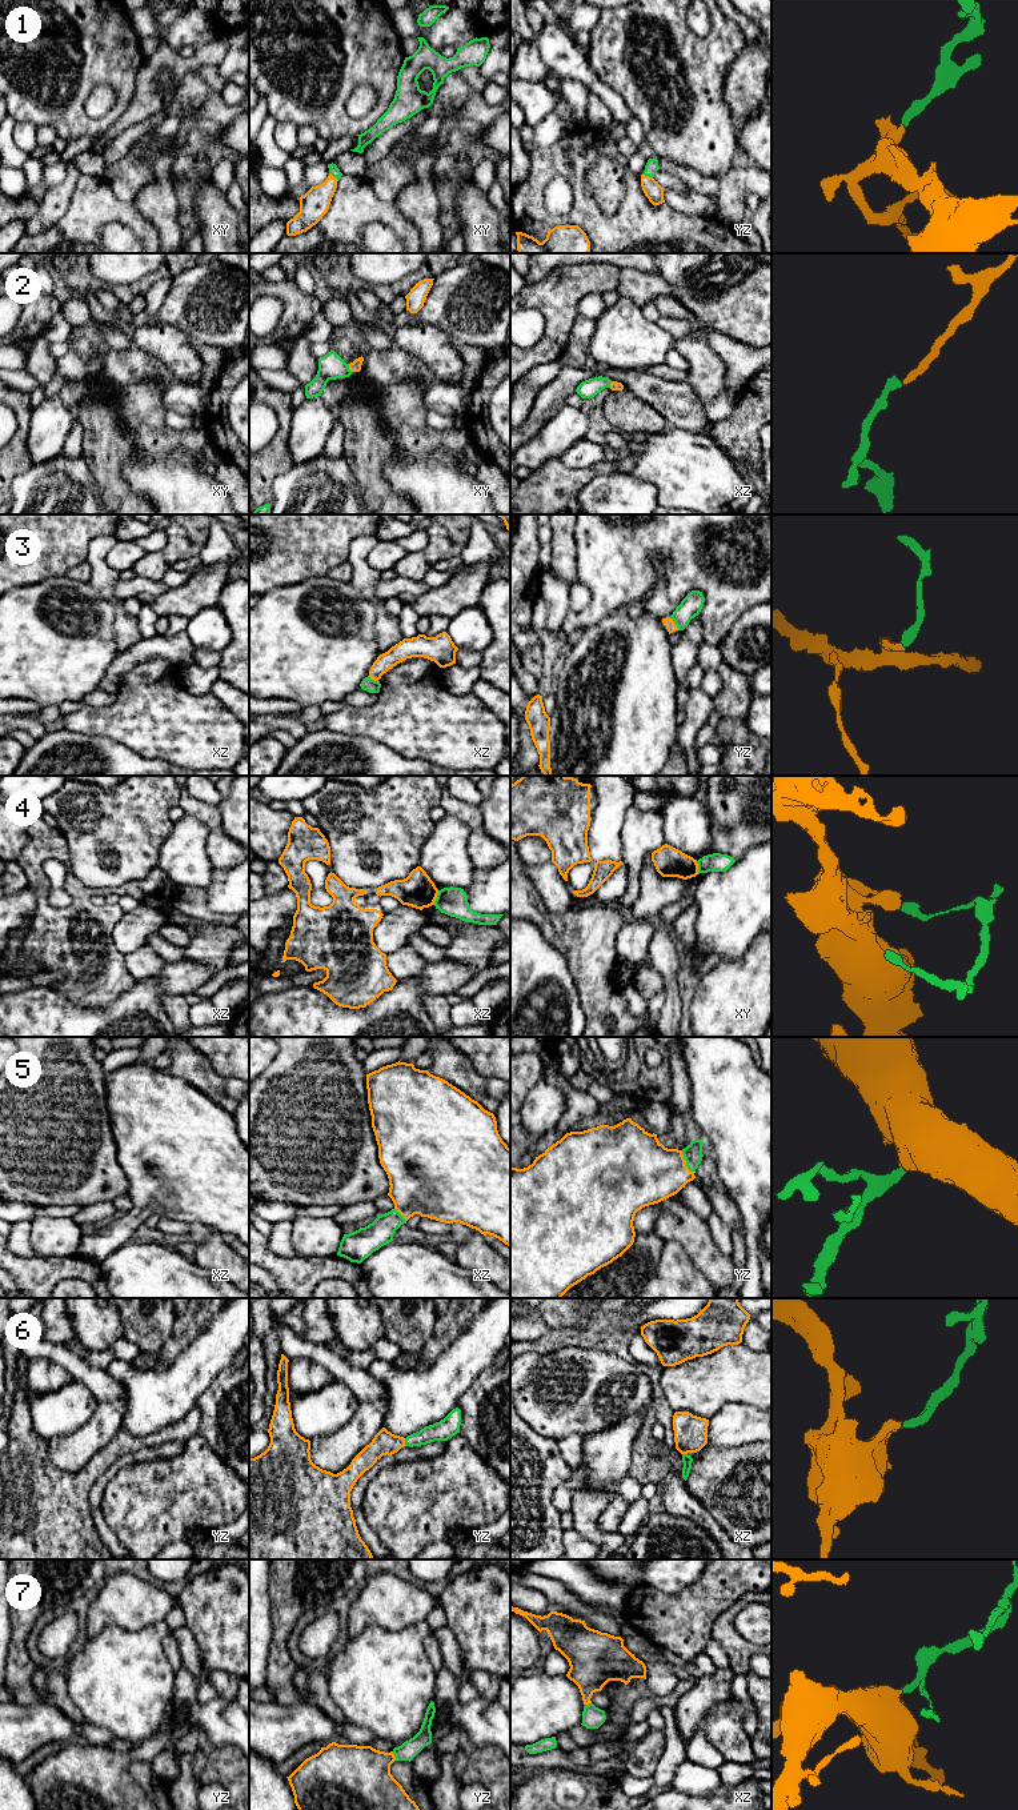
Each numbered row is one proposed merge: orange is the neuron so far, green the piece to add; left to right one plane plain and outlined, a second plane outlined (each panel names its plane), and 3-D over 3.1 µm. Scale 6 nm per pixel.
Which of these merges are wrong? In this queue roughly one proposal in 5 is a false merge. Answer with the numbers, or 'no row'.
4

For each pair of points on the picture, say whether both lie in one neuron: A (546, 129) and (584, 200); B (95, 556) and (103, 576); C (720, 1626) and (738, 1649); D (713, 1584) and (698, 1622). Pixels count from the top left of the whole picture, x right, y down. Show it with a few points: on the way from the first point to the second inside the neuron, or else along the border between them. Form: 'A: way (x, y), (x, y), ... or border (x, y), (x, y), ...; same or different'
A: border (573, 127), (552, 144), (536, 148), (530, 153); different
B: way (97, 561), (100, 571); same
C: way (724, 1632), (734, 1644); same
D: way (712, 1593), (698, 1606), (698, 1613); same

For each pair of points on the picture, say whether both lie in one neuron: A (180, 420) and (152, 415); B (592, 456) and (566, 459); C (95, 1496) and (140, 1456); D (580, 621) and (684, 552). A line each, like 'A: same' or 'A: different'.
A: different
B: same
C: same
D: same

